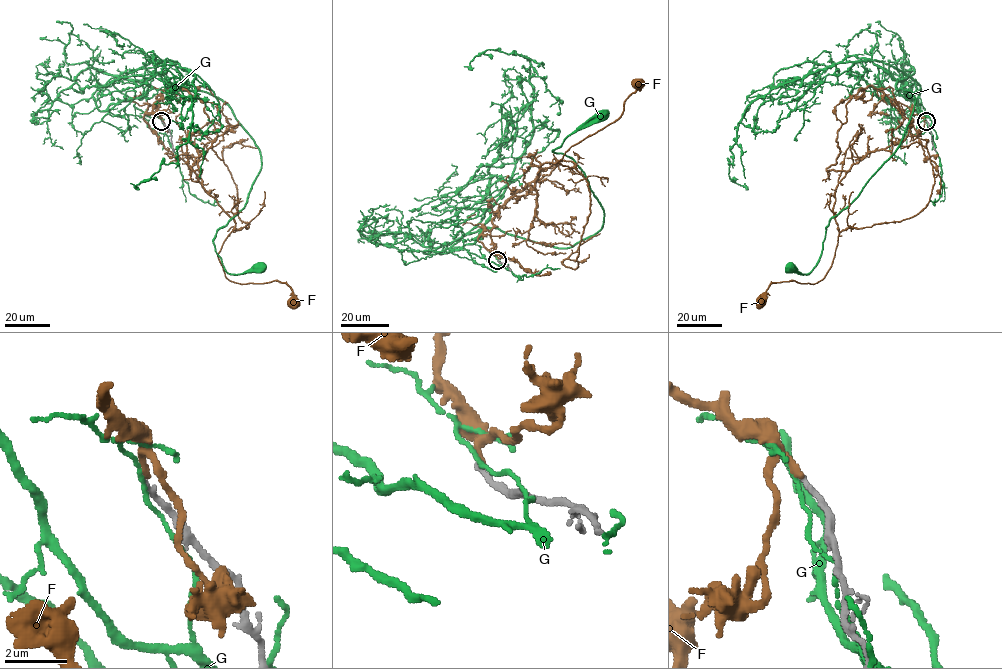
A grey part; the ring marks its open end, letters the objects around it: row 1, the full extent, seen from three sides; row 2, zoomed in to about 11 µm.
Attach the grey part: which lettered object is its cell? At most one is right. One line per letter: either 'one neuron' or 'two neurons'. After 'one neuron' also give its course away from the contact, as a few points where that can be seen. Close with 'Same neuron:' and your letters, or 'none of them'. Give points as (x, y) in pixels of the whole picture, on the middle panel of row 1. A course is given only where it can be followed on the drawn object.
F: two neurons
G: two neurons
Same neuron: none of them

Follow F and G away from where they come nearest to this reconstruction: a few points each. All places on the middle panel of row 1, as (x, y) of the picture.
F: (497, 260), (500, 207), (556, 166), (529, 154), (538, 175), (574, 167), (557, 163), (637, 82)
G: (497, 260), (463, 246), (488, 228), (558, 247), (601, 228), (603, 210), (586, 176), (552, 150), (599, 116)

